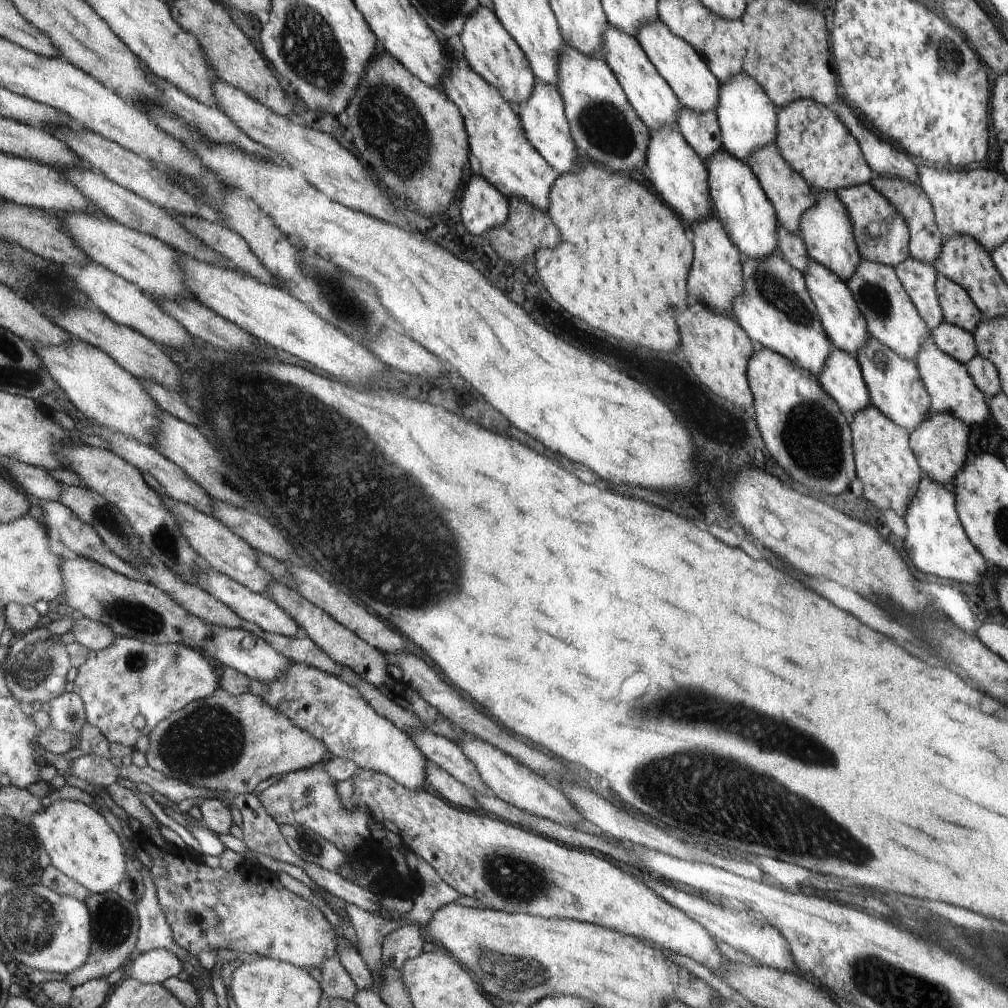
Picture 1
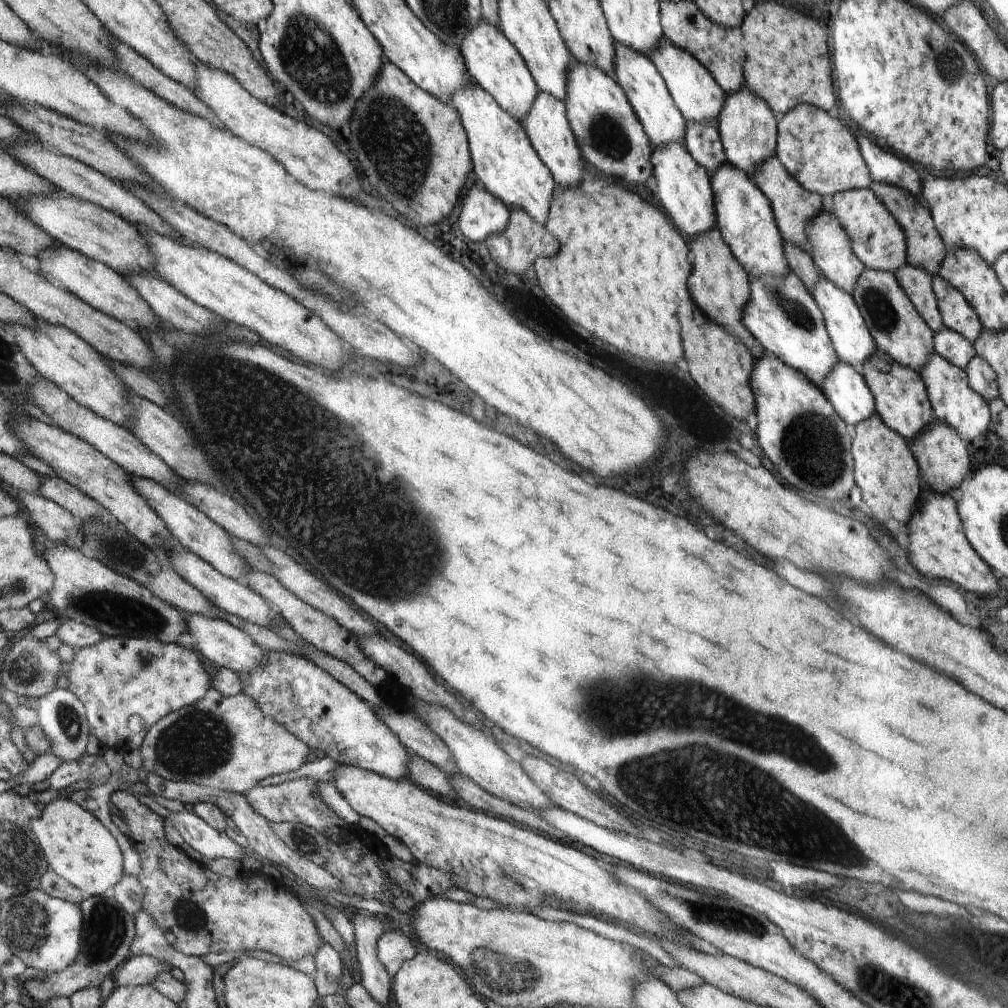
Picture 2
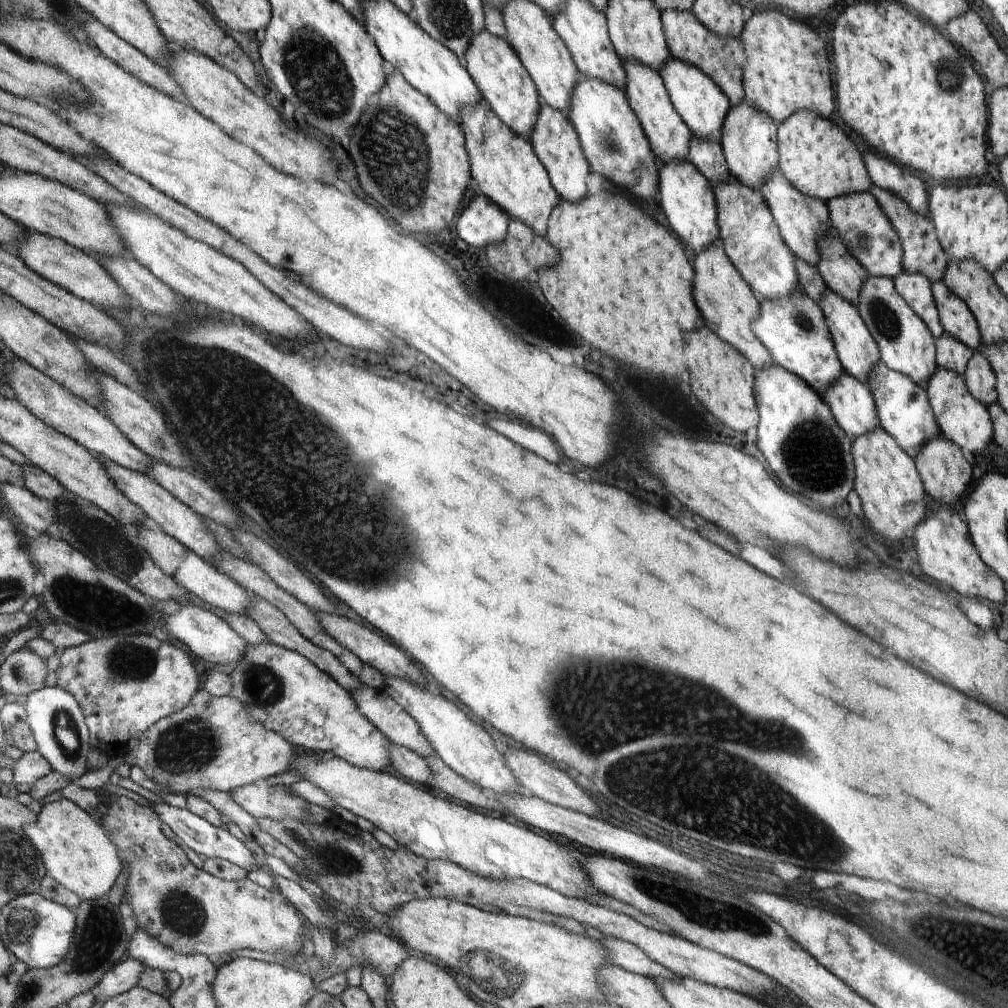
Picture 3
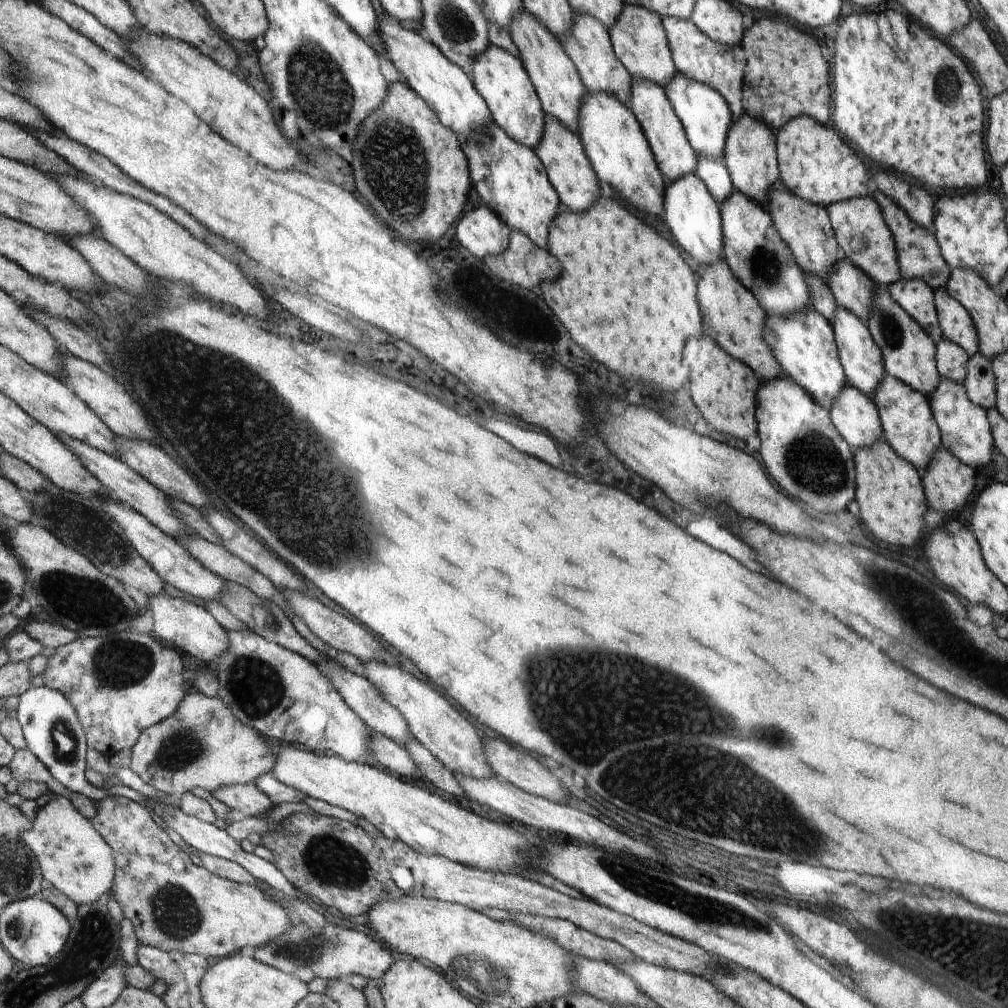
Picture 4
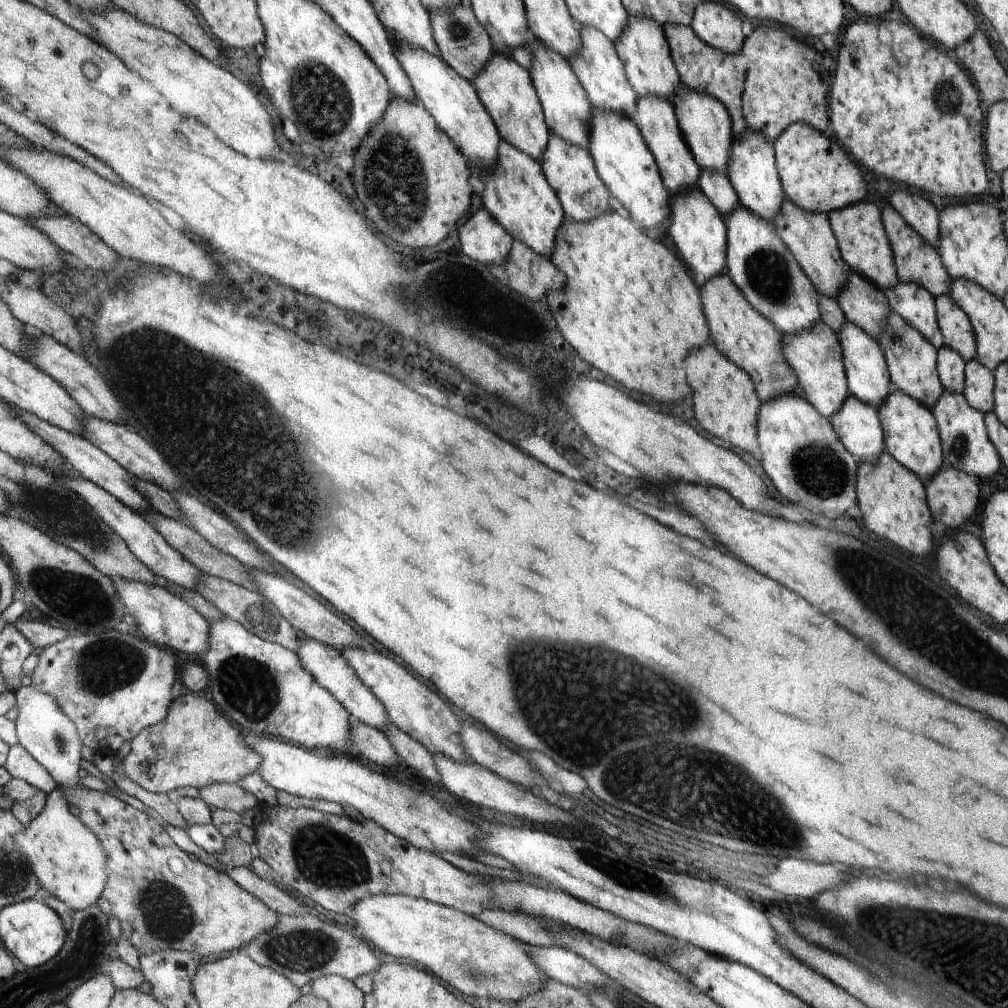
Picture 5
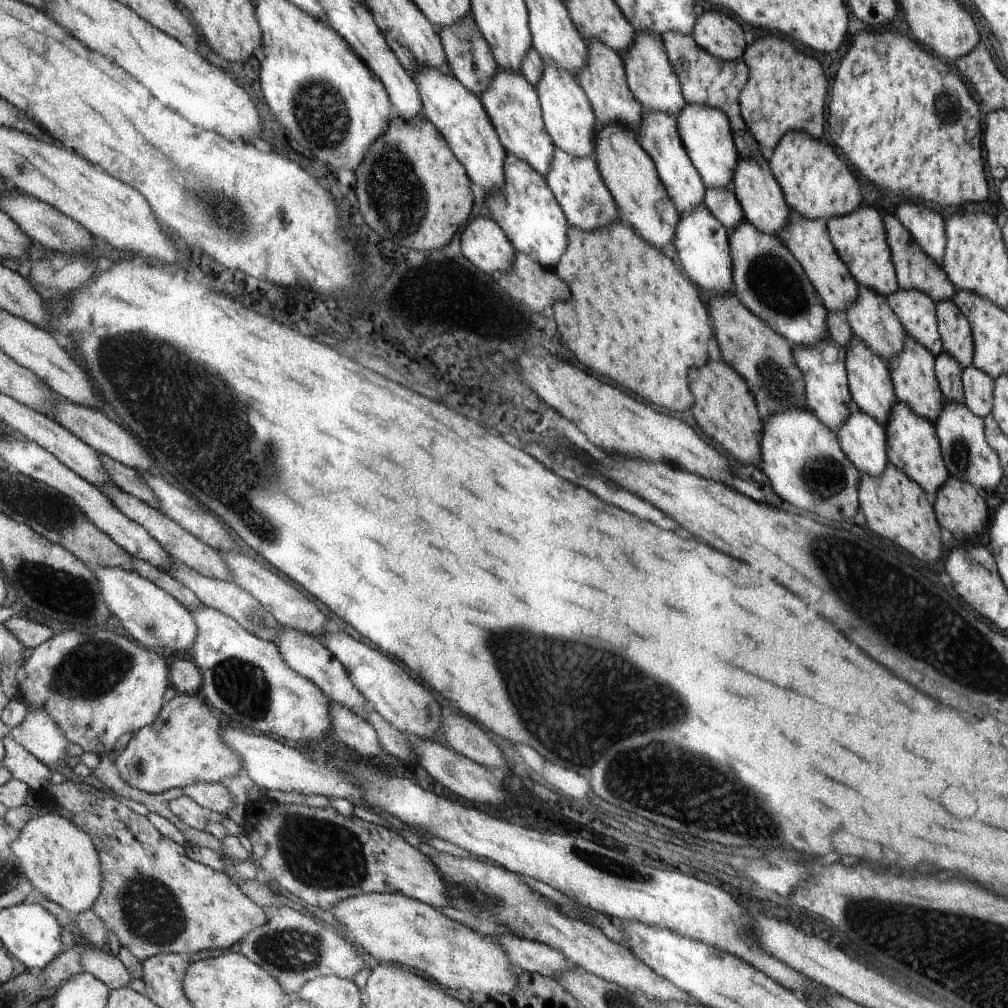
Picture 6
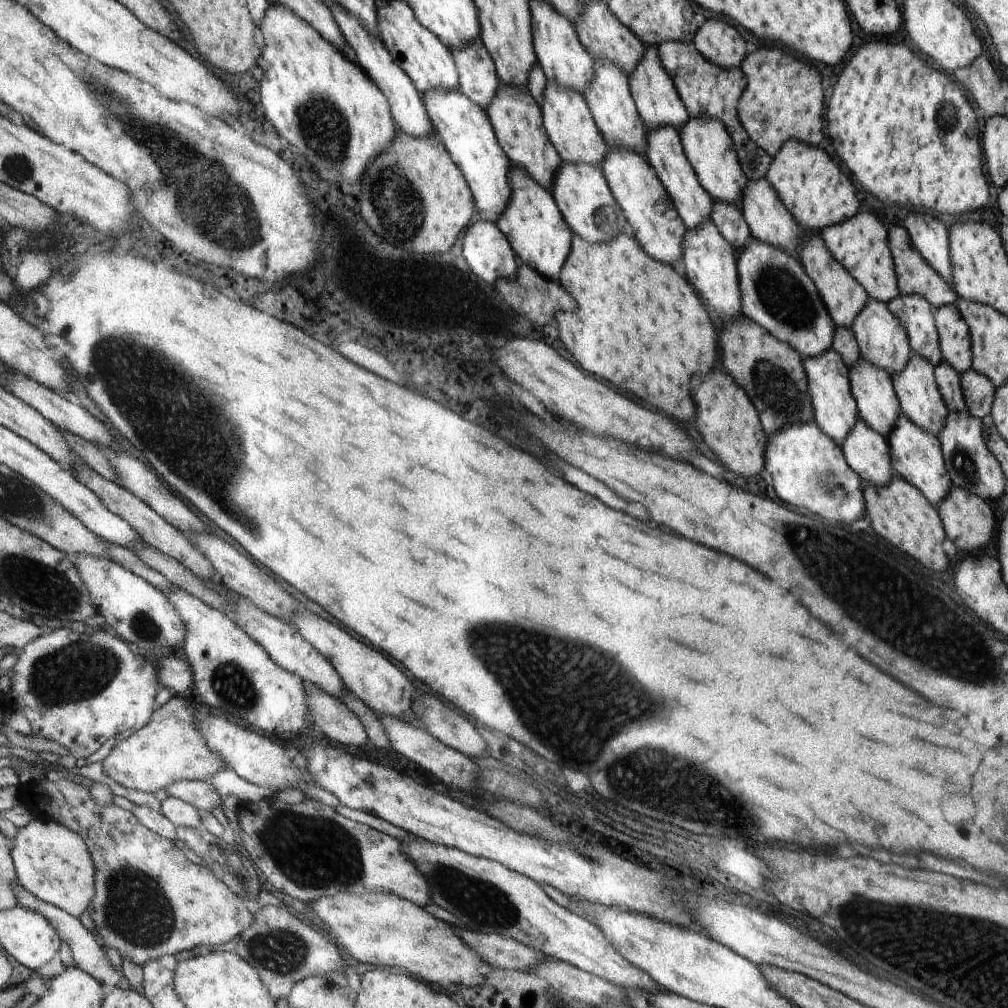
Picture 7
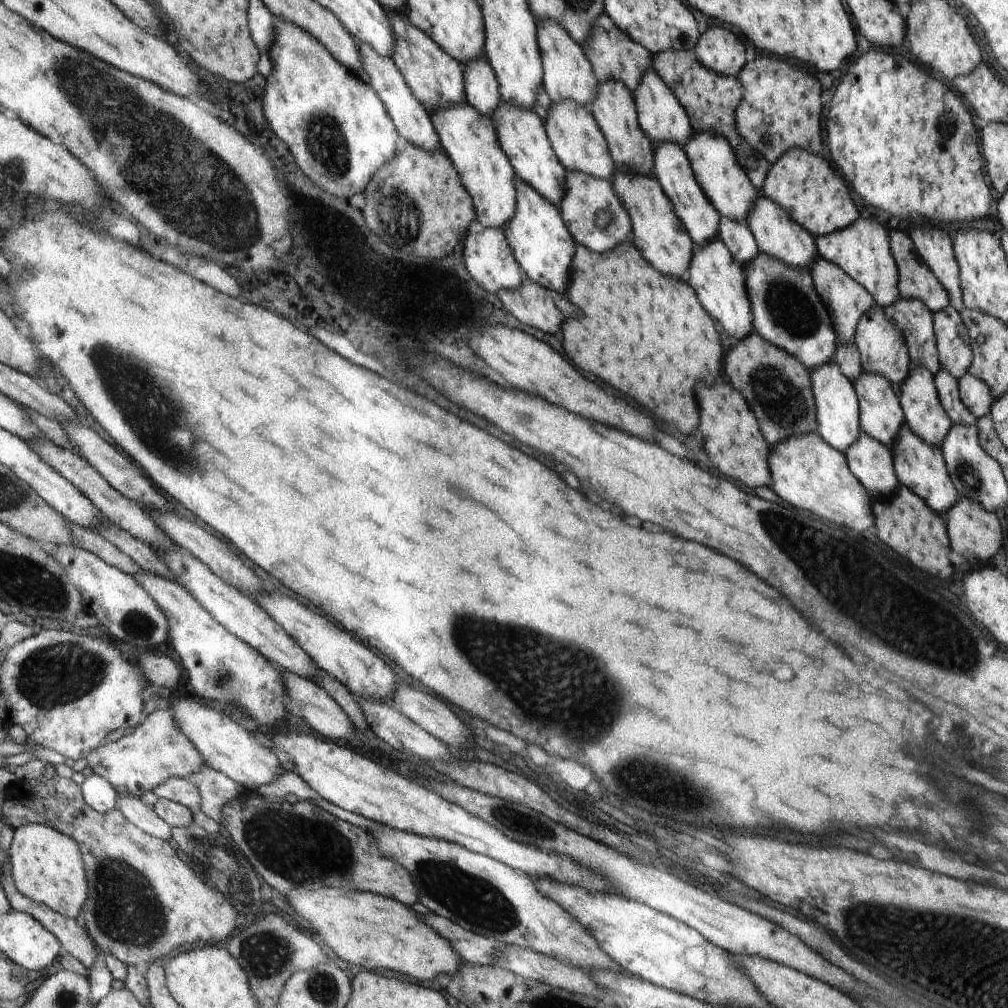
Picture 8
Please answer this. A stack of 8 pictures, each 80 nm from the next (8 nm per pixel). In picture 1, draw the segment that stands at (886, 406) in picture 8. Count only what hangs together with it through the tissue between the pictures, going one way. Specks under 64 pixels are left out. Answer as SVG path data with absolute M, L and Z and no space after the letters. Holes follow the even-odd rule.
M812 259L808 262L804 278L809 294L812 296L813 304L817 307L818 314L821 315L822 327L825 328L826 335L829 336L833 348L844 350L852 356L858 356L864 342L870 338L870 334L866 320L862 317L847 283L838 278L834 272L830 272L826 266L822 266Z

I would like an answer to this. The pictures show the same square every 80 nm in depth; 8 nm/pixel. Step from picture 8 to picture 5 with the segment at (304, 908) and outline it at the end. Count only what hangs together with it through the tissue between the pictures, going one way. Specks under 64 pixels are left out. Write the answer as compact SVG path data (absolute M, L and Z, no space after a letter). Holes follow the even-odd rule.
M379 894L357 902L349 912L352 919L362 928L367 943L382 950L386 956L412 960L425 966L432 974L444 982L449 982L456 990L470 996L480 996L496 1001L519 1004L526 997L545 988L549 976L535 963L529 953L527 943L502 931L494 930L474 915L464 913L454 907L444 906L424 898L403 894Z

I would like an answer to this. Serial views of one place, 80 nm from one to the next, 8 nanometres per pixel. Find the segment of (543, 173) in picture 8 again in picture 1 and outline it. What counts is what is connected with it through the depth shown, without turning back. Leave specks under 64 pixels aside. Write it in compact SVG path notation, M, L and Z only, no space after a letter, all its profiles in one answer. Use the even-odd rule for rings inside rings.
M480 5L480 8L472 16L468 16L468 22L464 24L460 39L462 48L464 48L462 56L466 58L468 66L480 78L484 78L484 82L494 86L498 90L498 94L501 94L511 107L517 109L522 102L530 100L537 86L536 76L533 74L529 60L521 50L521 46L514 42L495 12Z

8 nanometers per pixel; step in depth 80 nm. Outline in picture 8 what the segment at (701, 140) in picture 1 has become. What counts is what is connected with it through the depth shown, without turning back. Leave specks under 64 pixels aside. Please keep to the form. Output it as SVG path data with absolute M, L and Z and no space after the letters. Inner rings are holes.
M721 217L720 240L743 265L753 261L760 253L760 247L753 237L753 231L749 229L746 221L737 221L728 217Z

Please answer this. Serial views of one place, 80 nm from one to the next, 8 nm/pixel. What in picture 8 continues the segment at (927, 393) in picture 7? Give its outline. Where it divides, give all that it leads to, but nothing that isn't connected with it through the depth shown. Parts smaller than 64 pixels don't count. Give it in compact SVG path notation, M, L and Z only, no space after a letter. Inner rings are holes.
M912 366L905 378L905 383L898 386L897 394L903 410L904 424L908 425L911 431L923 441L940 447L953 422L941 405L933 374L928 369Z

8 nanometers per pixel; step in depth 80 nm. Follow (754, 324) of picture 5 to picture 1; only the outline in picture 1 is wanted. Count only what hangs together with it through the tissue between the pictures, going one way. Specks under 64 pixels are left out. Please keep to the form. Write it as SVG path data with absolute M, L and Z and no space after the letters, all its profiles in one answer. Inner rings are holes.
M715 214L694 226L694 246L698 246L698 262L694 262L694 270L690 270L690 296L706 302L706 306L718 314L732 315L733 302L742 294L741 250L734 246Z

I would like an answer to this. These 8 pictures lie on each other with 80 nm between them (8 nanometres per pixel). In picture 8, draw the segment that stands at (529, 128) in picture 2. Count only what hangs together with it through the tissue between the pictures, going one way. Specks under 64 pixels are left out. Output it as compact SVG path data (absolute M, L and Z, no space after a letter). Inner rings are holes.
M567 170L564 200L560 211L576 244L581 244L594 252L612 250L618 242L626 240L628 232L632 232L629 211L608 179Z

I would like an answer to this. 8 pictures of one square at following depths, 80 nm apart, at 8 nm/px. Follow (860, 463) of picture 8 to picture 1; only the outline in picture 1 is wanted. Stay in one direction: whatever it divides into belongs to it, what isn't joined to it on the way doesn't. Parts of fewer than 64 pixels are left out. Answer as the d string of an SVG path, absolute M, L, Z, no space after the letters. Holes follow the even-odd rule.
M832 349L818 382L826 394L837 402L838 408L842 408L842 412L851 418L871 405L857 356L844 350Z

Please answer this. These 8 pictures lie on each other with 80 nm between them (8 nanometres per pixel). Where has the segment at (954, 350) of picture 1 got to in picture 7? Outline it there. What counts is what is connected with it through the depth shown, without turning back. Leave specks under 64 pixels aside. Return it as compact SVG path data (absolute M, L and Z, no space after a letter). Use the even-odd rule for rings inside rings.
M941 361L934 367L934 374L938 390L948 410L967 412L959 372L954 370L946 361Z

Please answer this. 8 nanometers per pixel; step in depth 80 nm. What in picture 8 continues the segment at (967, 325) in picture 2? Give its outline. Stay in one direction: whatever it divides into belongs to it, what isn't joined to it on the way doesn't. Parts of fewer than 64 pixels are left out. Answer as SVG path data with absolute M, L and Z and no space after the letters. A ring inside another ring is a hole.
M952 306L933 313L933 327L940 366L958 380L969 372L973 359L968 329Z

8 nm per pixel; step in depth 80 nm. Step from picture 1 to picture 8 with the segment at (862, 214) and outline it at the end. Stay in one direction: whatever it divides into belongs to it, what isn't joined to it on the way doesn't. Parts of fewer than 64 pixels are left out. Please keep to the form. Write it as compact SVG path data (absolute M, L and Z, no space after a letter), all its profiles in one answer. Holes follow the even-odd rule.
M858 218L846 229L817 237L816 245L820 256L842 267L850 278L868 291L878 307L886 308L901 298L898 288L898 269L890 248L889 232L878 222Z

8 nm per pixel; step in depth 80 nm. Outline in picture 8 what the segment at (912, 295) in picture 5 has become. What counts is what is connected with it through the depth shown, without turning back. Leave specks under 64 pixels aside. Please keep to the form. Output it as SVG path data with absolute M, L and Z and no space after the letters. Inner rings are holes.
M898 299L883 308L903 334L909 350L910 364L928 369L933 376L941 369L937 340L933 327L933 312L916 299Z

